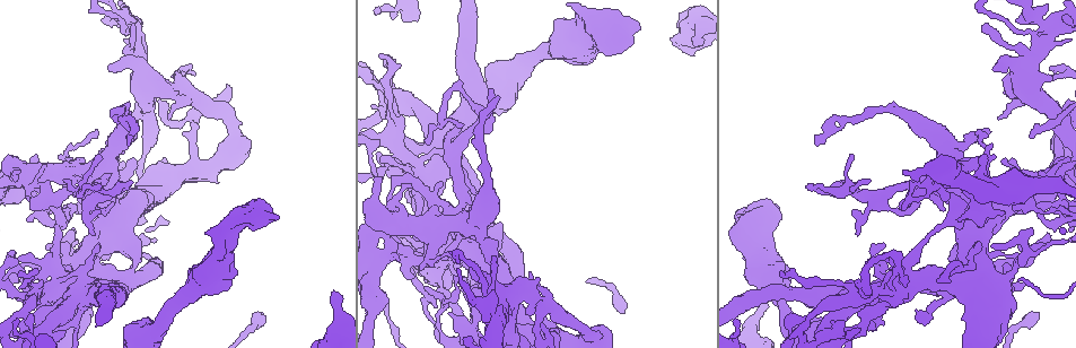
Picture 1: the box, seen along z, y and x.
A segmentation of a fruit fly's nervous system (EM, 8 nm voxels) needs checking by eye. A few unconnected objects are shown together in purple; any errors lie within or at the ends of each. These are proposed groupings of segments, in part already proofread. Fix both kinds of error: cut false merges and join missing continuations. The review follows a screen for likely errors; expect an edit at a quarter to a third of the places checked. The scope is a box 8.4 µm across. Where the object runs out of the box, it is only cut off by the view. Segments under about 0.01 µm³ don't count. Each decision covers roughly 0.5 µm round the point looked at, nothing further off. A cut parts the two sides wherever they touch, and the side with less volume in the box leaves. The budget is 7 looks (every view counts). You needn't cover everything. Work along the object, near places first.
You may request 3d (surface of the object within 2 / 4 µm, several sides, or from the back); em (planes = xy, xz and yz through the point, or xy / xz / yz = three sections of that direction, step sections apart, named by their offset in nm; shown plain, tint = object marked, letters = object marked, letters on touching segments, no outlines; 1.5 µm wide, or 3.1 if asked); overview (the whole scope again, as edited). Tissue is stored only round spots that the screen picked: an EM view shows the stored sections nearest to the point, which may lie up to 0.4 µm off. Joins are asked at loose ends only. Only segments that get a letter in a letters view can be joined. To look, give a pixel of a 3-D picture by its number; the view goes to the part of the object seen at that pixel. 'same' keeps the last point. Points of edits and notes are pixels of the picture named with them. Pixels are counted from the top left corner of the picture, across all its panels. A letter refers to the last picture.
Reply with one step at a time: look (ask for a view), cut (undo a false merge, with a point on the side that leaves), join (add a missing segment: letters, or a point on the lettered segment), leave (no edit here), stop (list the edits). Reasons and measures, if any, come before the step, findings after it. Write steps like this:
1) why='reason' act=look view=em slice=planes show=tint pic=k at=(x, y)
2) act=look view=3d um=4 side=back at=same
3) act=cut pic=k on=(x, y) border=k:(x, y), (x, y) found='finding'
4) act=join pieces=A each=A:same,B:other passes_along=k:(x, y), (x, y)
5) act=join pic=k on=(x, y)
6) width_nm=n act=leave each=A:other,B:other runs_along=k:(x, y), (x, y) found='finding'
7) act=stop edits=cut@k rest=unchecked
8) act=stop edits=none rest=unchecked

why='free end' act=look view=em slice=yz step=4 show=tint pic=1 at=(640, 29)

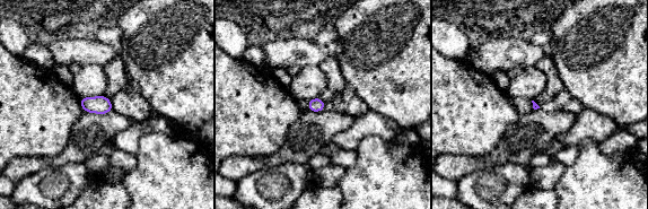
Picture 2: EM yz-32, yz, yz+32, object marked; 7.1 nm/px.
act=look view=em slice=yz step=4 show=letters at=same

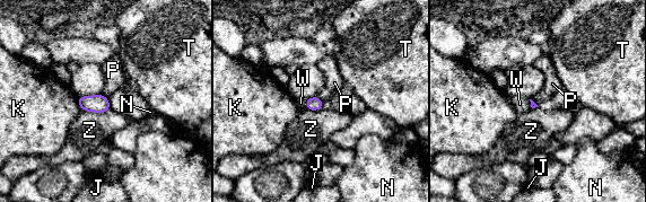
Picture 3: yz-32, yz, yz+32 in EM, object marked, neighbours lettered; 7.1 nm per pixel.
act=leave each=J:other,K:other,N:other,P:other,T:other,W:other,Z:other border=3:(101, 94), (107, 98) found='none of them fits'

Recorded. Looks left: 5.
why='three arms meet' act=look view=em slice=planes show=plain pic=1 at=(1017, 264)

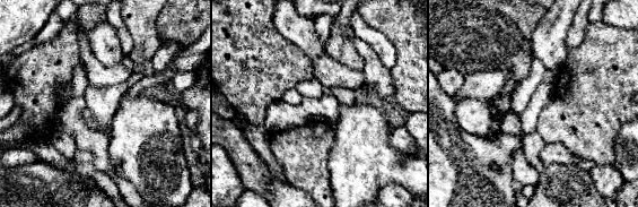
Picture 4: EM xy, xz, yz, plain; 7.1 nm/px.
why='with the object marked' act=look view=em slice=planes show=tint at=same

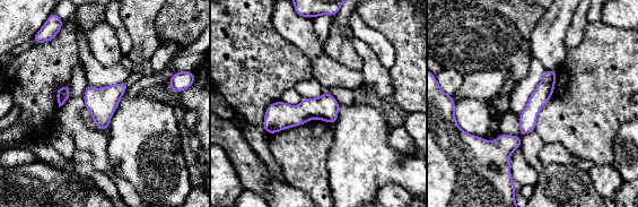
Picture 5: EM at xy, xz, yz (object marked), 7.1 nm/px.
why='what lies round it' act=look view=em slice=planes show=letters at=same

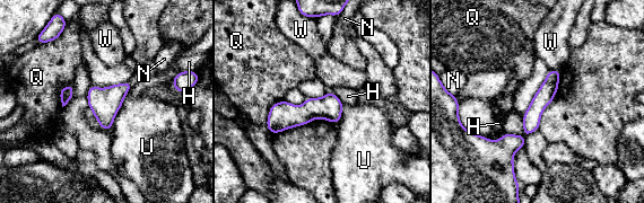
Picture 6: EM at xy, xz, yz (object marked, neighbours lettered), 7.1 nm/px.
width_nm=130 act=leave each=H:other,N:other,Q:other,U:other,W:other border=6:(124, 96), (111, 129) found='continuous, no second neuron'

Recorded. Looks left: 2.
act=stop edits=none rest=unchecked

